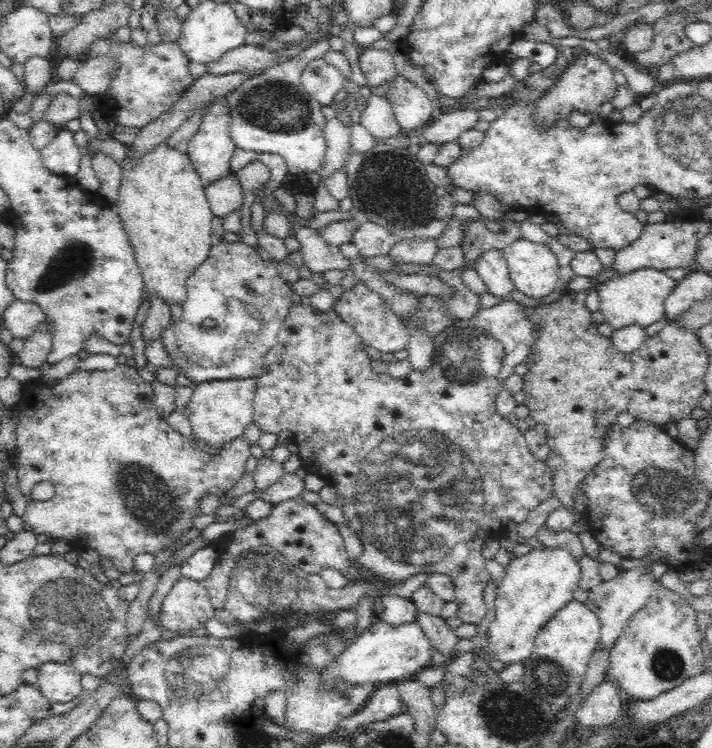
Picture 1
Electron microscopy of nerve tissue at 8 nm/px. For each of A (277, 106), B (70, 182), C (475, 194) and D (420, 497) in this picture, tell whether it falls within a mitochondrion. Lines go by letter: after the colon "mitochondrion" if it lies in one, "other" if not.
A: mitochondrion
B: other
C: other
D: mitochondrion

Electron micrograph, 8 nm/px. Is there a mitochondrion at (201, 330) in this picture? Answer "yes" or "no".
yes

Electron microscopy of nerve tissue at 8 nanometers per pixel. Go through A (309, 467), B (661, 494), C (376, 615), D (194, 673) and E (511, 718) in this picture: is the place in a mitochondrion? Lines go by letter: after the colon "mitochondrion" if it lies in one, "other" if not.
A: other
B: mitochondrion
C: other
D: mitochondrion
E: mitochondrion

